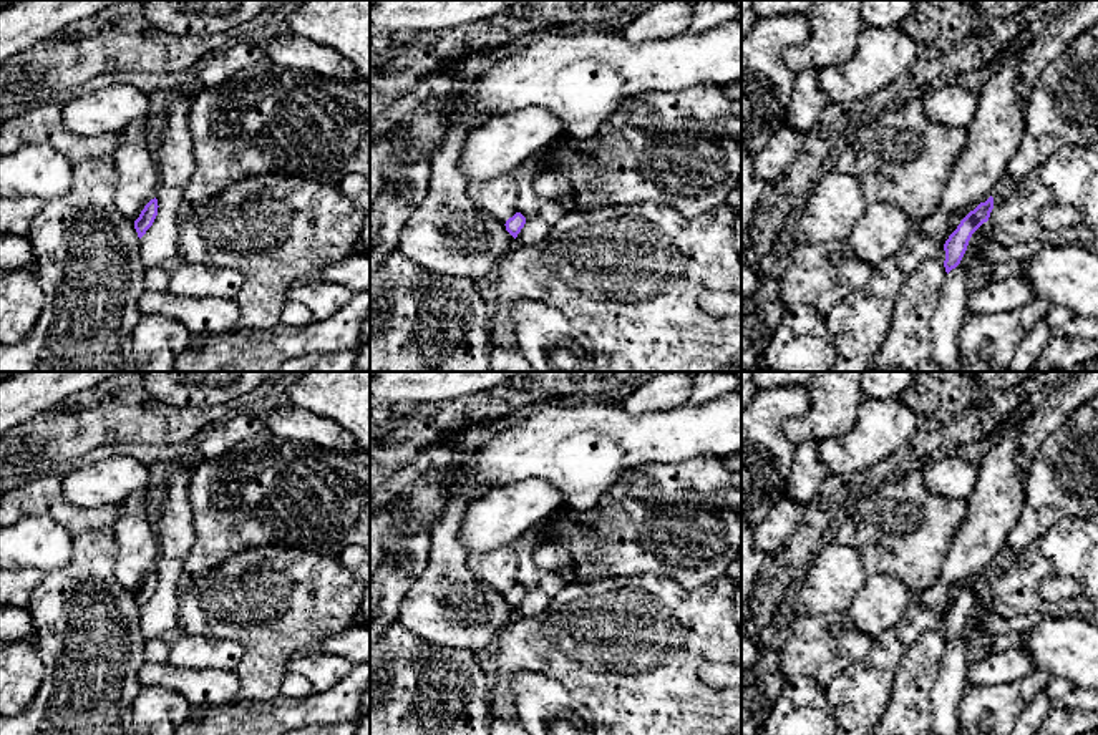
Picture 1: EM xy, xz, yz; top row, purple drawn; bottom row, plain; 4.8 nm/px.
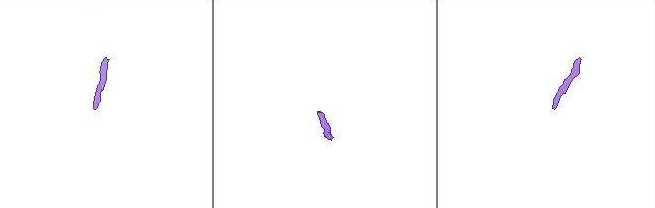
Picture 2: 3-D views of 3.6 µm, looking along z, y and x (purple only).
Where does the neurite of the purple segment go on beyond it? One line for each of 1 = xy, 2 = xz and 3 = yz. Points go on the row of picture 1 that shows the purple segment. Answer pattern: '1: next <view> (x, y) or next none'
1: next none
2: next none
3: next none

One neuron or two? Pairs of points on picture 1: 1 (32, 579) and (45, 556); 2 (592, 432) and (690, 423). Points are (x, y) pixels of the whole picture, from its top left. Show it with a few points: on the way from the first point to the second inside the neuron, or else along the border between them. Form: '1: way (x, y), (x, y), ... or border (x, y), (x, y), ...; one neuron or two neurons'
1: border (17, 568), (35, 568), (43, 573); two neurons
2: way (617, 432), (665, 432); one neuron

